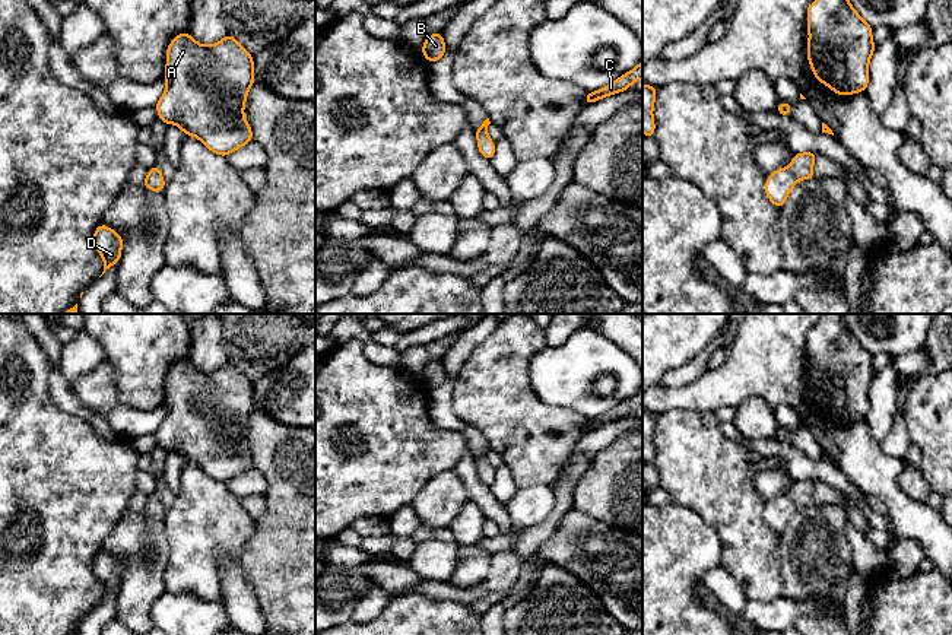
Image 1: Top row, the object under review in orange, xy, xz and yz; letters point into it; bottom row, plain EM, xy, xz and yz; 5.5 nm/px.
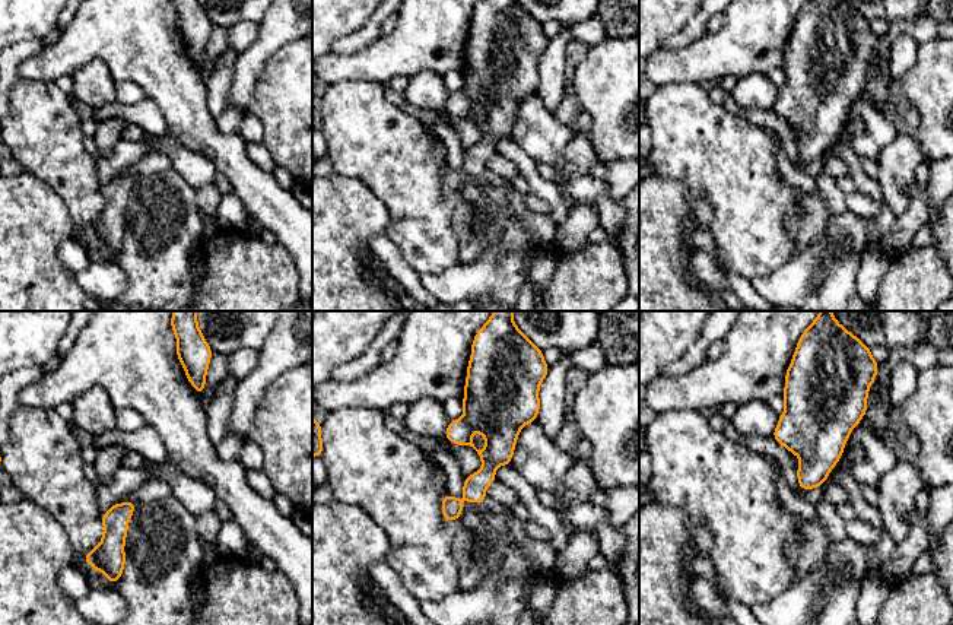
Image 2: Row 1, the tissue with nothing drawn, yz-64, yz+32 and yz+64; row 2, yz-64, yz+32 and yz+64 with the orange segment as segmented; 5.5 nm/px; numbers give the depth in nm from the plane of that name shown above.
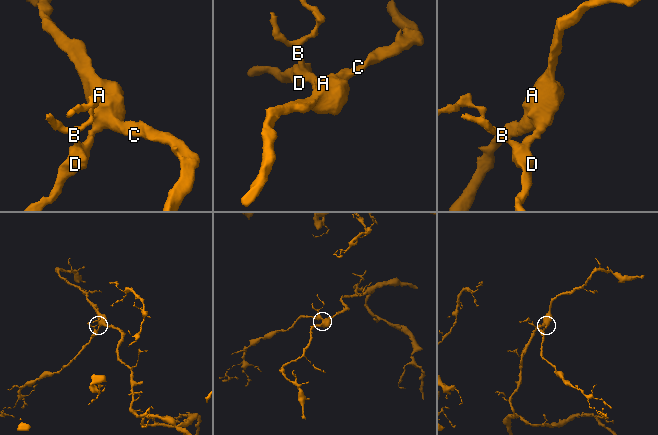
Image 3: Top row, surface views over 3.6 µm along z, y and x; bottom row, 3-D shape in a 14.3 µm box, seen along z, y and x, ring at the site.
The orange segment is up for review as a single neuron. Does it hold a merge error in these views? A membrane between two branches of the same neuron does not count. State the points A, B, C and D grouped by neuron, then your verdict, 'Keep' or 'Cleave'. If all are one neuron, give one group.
Groups: A B C D. Keep

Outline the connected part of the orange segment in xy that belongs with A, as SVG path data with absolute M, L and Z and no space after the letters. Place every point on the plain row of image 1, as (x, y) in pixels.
M190 359L174 363L166 377L166 416L156 434L158 445L177 451L185 463L196 463L212 480L228 483L253 469L242 439L247 419L254 412L253 382L231 362L213 372L201 372Z

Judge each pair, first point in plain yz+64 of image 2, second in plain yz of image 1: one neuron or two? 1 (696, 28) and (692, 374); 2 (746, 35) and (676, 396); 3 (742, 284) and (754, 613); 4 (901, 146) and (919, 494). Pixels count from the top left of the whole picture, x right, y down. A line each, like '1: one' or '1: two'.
1: one
2: one
3: two
4: one

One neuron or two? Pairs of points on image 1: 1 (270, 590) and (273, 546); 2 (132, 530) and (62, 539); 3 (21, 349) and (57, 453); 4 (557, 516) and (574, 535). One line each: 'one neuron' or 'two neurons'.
1: one neuron
2: two neurons
3: one neuron
4: two neurons

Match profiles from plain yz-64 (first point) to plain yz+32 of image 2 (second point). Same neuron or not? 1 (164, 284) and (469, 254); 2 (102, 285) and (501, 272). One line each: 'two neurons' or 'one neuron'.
1: one neuron
2: one neuron

